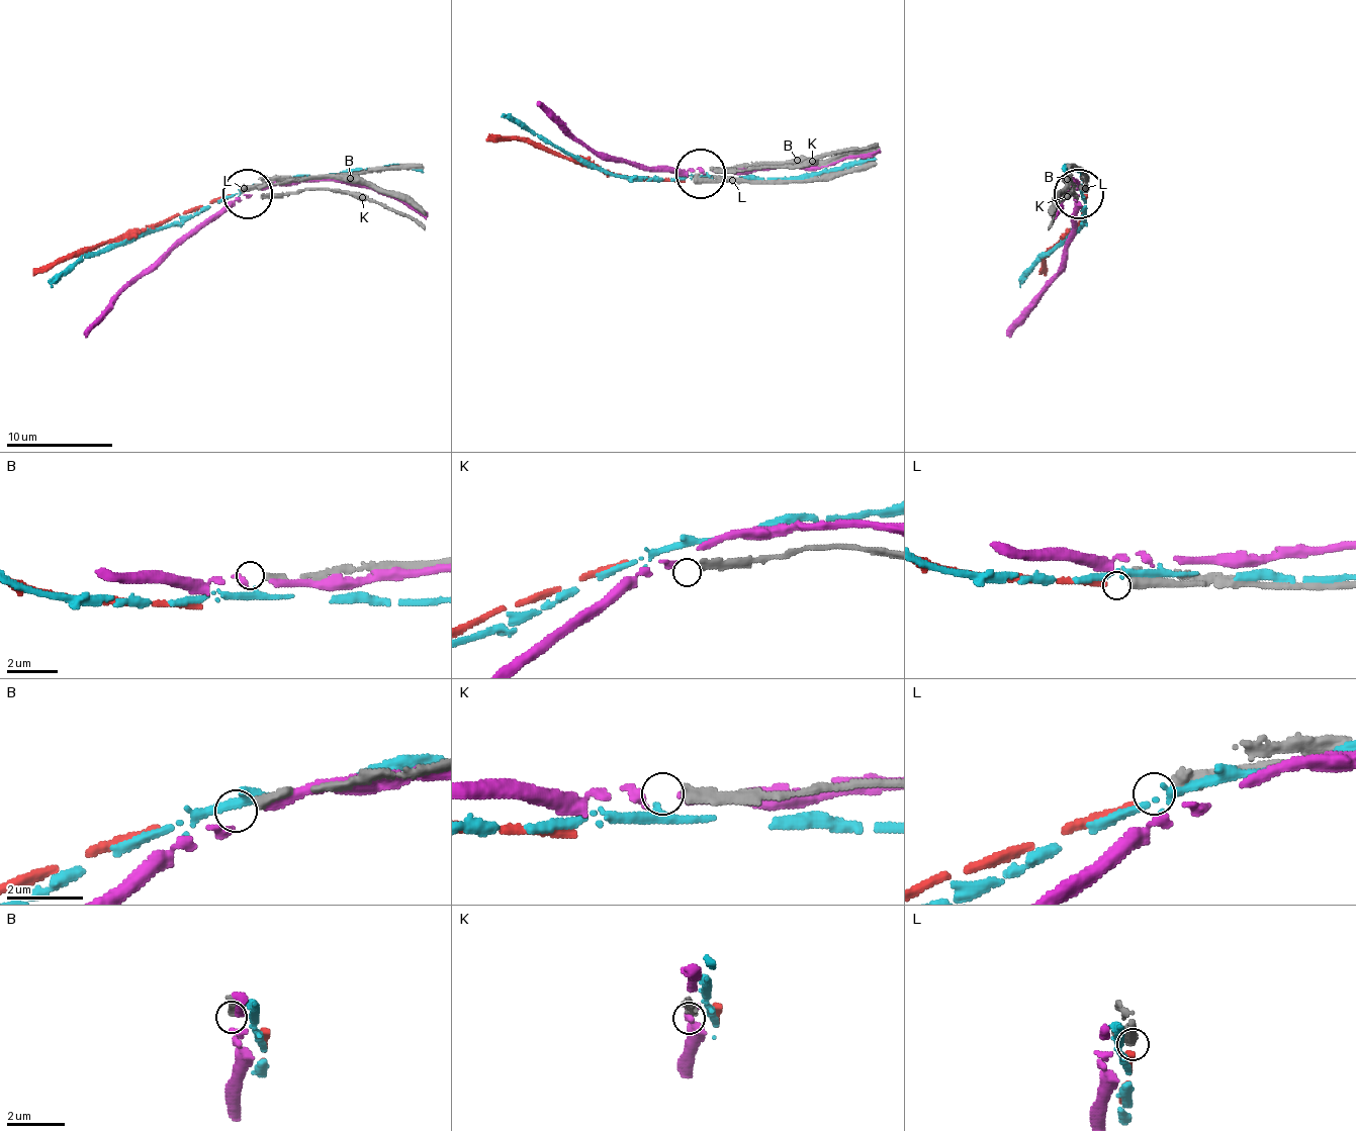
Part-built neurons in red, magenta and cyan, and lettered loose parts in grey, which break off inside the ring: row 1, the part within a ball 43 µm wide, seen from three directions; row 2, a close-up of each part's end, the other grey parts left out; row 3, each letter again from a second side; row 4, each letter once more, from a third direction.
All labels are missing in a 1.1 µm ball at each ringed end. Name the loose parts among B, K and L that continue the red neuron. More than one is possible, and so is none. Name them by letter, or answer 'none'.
L

